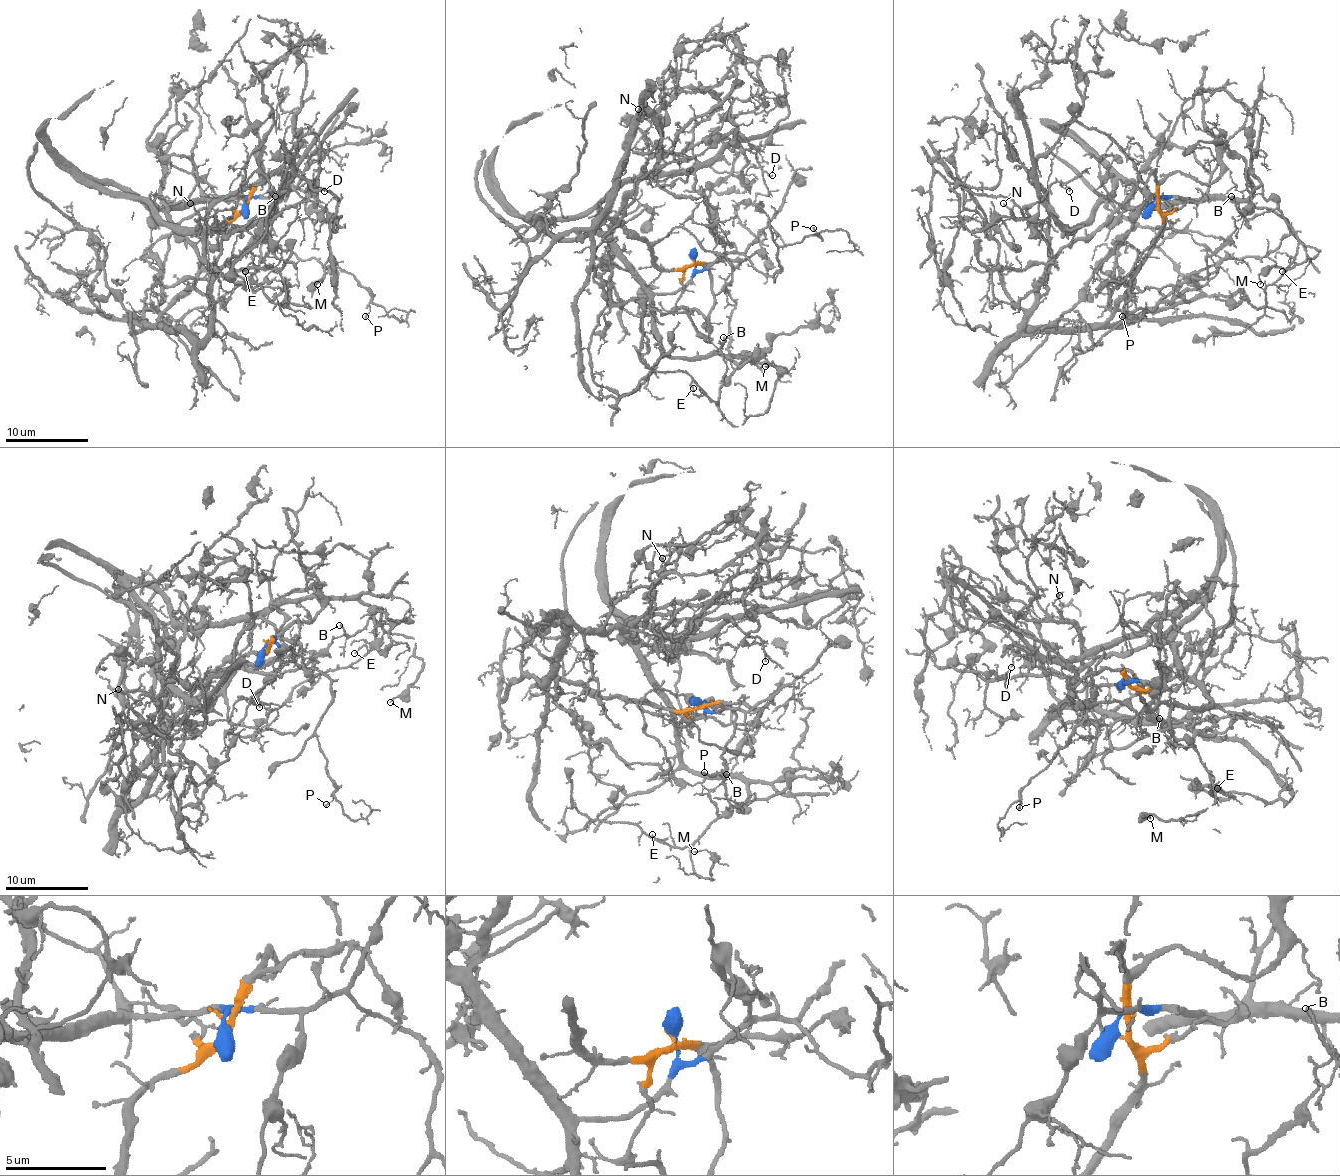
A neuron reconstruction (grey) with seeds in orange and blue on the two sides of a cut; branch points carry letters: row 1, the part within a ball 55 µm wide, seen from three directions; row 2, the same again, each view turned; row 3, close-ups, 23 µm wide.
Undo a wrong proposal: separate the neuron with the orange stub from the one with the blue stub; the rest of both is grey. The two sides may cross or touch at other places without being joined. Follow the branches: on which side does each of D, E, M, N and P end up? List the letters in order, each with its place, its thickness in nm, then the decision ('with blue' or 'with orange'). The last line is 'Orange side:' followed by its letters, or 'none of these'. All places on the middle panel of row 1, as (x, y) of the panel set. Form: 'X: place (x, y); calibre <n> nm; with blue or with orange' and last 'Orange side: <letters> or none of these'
D: place (772, 175); calibre 100 nm; with orange
E: place (693, 388); calibre 90 nm; with blue
M: place (765, 366); calibre 80 nm; with blue
N: place (638, 109); calibre 110 nm; with orange
P: place (813, 228); calibre 110 nm; with blue
Orange side: D, N

